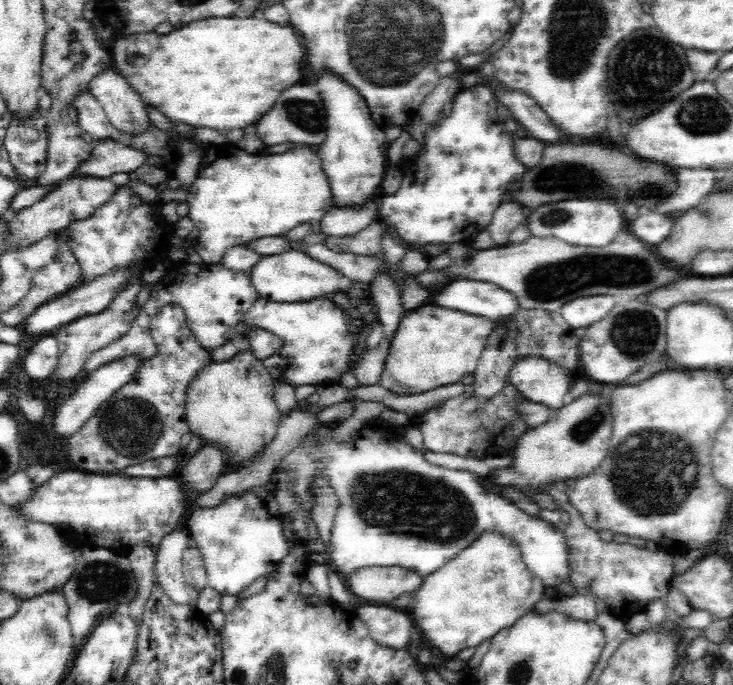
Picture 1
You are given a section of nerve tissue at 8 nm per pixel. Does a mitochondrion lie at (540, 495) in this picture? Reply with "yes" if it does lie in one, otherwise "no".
no

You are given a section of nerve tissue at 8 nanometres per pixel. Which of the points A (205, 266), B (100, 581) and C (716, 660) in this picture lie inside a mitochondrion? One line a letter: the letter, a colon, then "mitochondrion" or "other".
A: other
B: mitochondrion
C: other

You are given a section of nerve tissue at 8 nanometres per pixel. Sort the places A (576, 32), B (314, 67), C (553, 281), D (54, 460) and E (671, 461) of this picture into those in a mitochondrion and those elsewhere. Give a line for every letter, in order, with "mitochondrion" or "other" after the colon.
A: mitochondrion
B: other
C: mitochondrion
D: other
E: mitochondrion

